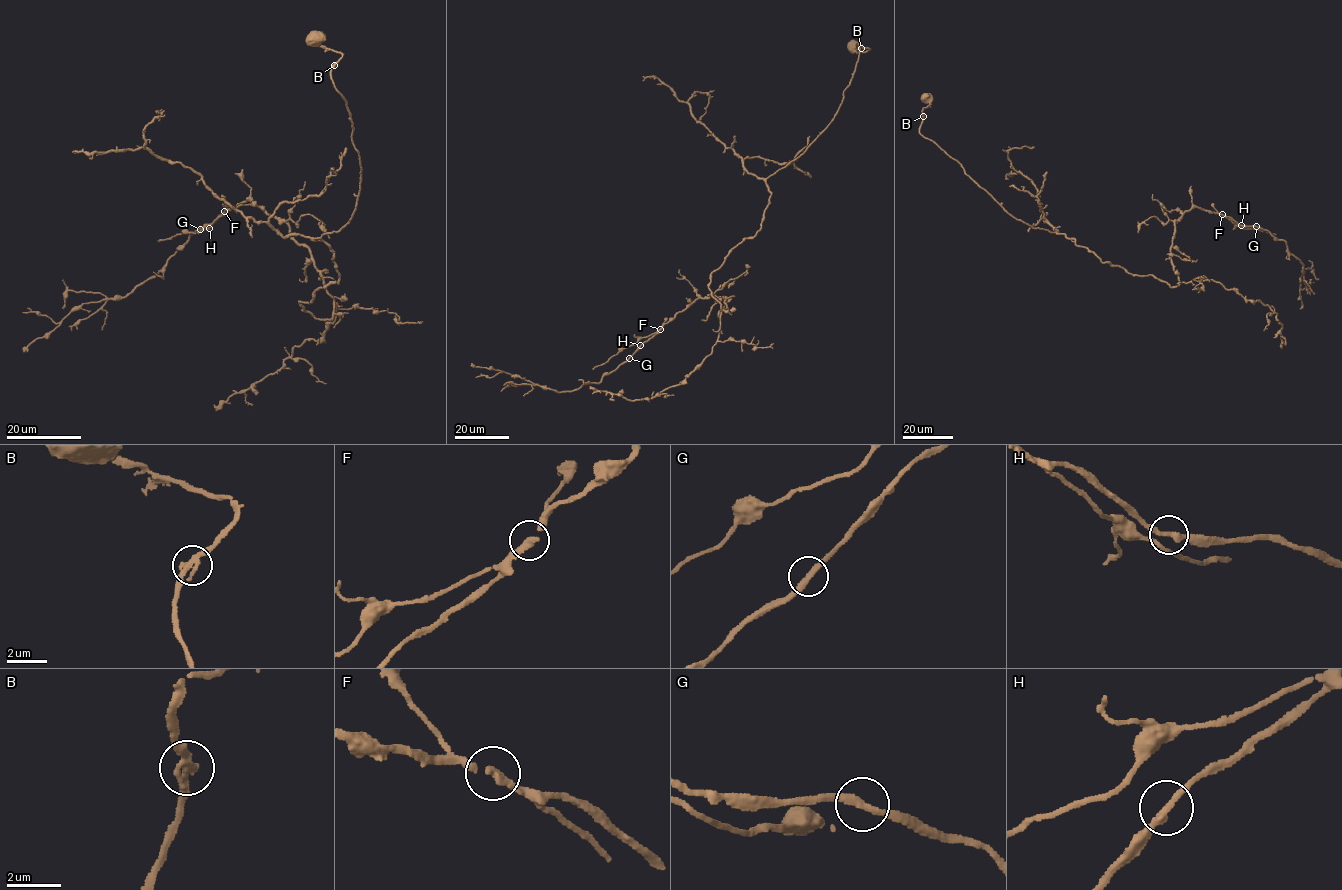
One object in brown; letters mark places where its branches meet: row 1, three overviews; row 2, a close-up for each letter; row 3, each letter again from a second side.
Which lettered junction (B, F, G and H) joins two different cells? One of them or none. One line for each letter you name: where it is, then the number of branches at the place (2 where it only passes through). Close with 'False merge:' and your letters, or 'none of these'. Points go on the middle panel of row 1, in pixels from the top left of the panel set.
False merge: none of these

